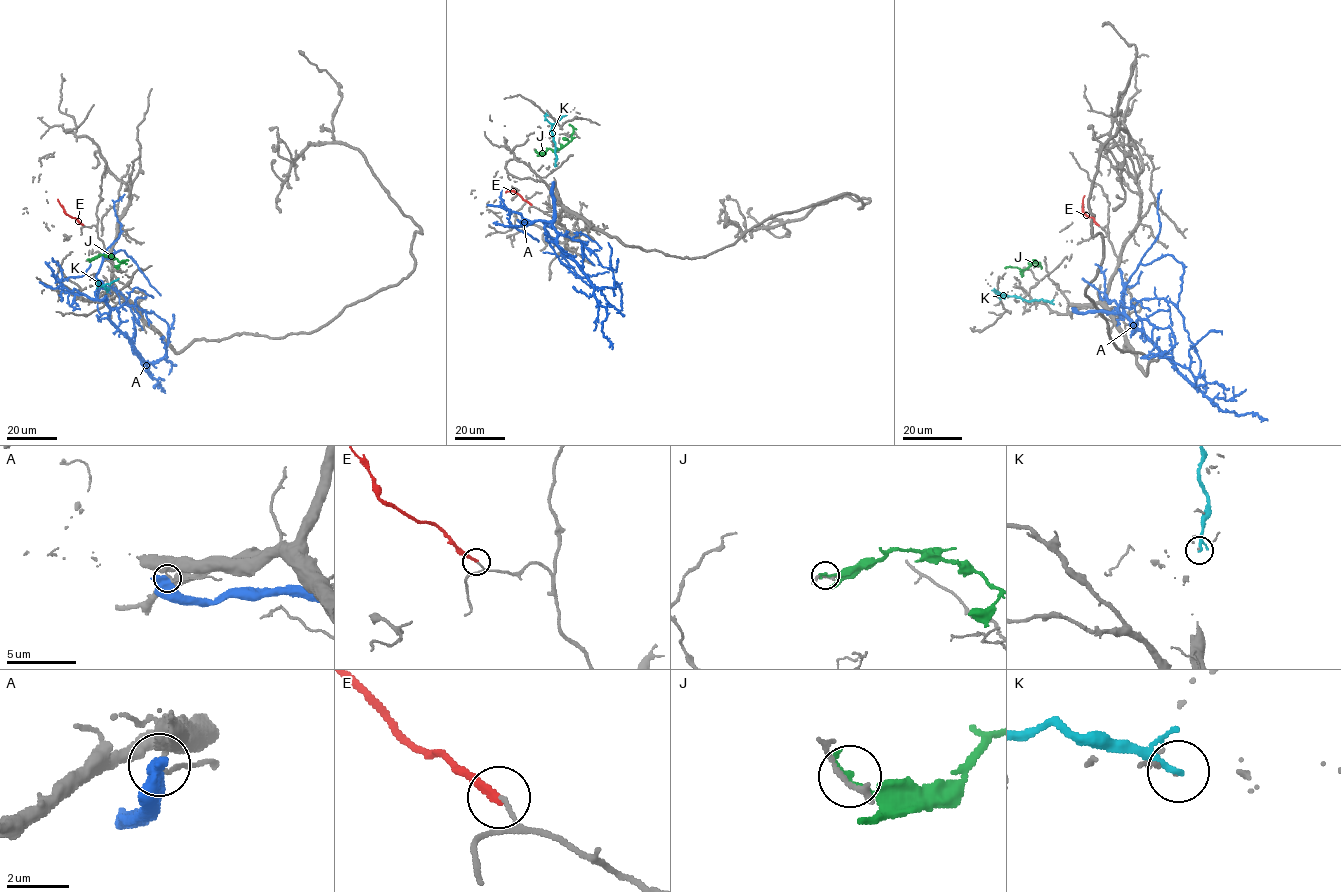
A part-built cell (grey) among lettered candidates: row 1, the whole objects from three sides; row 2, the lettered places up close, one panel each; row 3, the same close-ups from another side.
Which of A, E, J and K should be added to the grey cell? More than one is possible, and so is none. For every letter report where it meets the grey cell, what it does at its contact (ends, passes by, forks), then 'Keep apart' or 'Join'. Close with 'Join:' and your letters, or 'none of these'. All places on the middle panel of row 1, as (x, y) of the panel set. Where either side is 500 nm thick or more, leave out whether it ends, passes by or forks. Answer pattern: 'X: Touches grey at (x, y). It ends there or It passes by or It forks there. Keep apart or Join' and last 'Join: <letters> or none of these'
A: Touches grey at (553, 184). Keep apart
E: Touches grey at (531, 204). It ends there. Keep apart
J: Touches grey at (536, 152). It ends there. Keep apart
K: Touches grey at (555, 166). It ends there. Keep apart
Join: none of these

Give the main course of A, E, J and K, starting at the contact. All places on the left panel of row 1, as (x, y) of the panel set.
A: (106, 295), (109, 319), (147, 362), (157, 362), (164, 356), (173, 315), (174, 318)
E: (83, 225), (66, 213), (57, 199)
J: (88, 259), (109, 255), (123, 262), (125, 260), (121, 261)
K: (107, 292), (108, 288), (103, 285), (118, 278)

